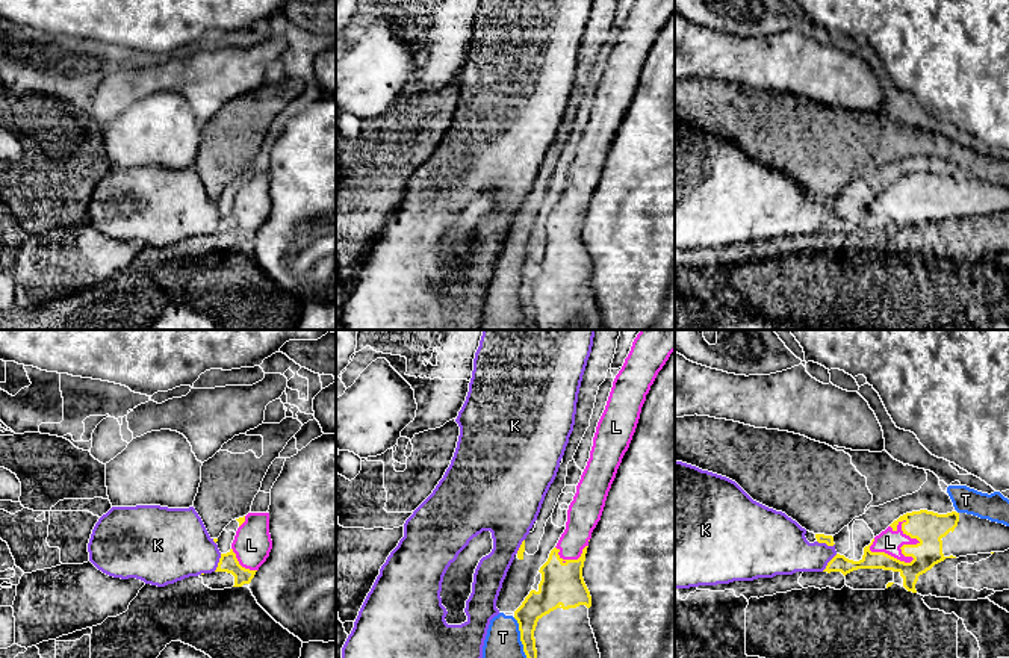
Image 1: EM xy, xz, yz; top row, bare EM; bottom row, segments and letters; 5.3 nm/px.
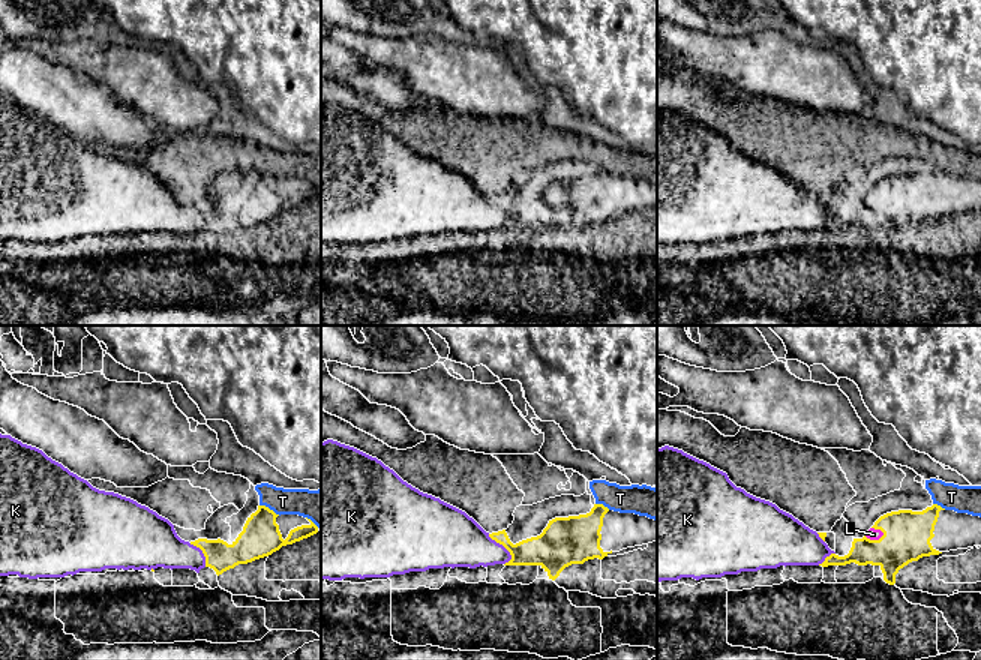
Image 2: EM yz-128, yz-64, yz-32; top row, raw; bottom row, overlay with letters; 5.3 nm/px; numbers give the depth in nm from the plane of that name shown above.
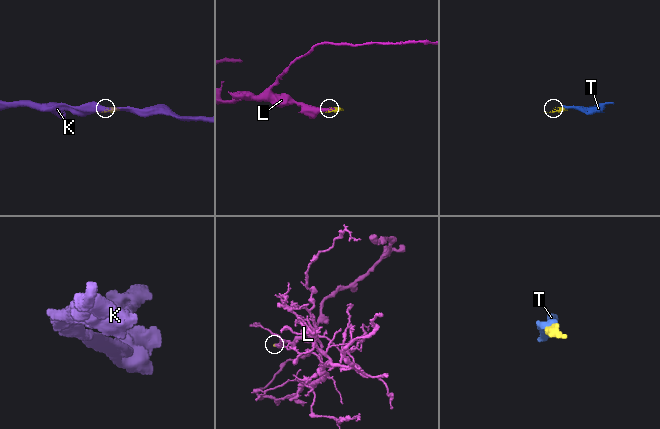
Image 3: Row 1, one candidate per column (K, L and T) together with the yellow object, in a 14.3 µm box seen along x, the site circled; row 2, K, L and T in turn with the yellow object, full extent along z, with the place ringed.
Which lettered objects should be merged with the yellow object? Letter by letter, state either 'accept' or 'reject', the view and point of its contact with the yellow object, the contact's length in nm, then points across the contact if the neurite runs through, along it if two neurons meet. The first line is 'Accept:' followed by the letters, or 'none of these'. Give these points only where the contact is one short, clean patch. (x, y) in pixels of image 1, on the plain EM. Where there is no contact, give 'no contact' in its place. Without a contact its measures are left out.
Accept: L
K: reject | xy (218, 224) | 100 nm
L: accept | yz (908, 224) | 280 nm
T: reject | xz (522, 304) | 300 nm | along xz (513, 279), (519, 288), (522, 312), (537, 327)

